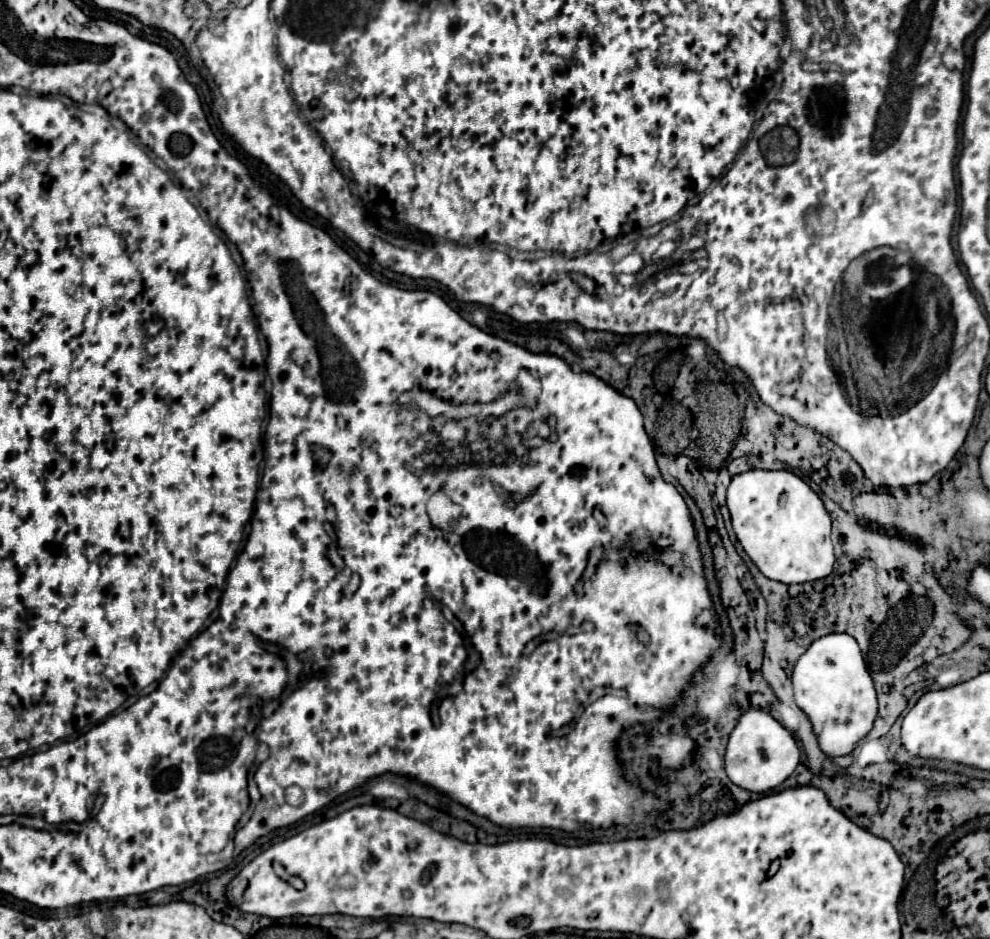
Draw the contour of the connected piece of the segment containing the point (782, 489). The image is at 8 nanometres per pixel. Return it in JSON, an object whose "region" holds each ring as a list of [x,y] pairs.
{"region":[[[745,471],[733,477],[727,505],[739,543],[765,577],[791,585],[831,575],[835,565],[831,517],[819,495],[801,477],[789,471]]]}

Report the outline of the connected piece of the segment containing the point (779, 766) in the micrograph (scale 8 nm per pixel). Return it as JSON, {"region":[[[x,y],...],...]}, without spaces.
{"region":[[[749,709],[739,719],[737,727],[729,737],[729,745],[725,753],[725,769],[735,785],[753,793],[767,793],[779,787],[783,783],[781,779],[787,779],[795,771],[795,767],[799,765],[799,755],[801,751],[795,737],[781,723],[777,723],[769,713],[761,709]]]}

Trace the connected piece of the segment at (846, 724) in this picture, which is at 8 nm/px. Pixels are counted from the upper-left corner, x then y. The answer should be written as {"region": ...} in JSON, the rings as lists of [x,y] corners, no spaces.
{"region":[[[831,633],[813,641],[795,665],[793,689],[795,703],[809,717],[819,749],[827,757],[849,755],[869,735],[877,717],[877,693],[853,635]]]}

